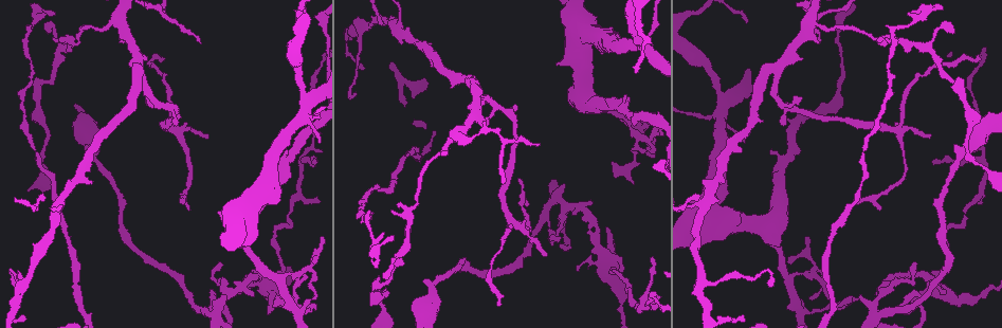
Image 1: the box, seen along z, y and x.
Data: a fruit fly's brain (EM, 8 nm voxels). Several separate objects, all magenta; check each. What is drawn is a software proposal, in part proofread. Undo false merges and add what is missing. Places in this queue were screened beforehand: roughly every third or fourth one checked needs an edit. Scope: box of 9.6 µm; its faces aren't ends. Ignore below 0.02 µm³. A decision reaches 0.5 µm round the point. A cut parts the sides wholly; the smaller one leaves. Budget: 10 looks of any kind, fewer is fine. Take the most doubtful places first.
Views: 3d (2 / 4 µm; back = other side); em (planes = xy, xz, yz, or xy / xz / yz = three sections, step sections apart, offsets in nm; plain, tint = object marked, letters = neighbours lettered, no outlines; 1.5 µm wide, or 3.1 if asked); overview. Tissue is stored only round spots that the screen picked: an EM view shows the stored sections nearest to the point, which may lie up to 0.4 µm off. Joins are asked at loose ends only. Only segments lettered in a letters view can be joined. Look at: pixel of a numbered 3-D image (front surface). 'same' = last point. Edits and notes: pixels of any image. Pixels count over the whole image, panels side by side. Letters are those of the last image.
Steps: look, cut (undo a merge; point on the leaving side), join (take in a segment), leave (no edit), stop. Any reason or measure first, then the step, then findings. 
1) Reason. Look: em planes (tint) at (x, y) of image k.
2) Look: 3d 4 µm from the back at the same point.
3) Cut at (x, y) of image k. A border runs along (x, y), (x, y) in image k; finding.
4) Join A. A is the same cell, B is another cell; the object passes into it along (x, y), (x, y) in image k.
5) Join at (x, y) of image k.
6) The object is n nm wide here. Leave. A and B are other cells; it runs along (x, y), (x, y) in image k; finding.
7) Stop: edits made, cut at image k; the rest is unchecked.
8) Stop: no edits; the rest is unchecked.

Free end. Look: 3d 4 µm at (744, 319) of image 1.

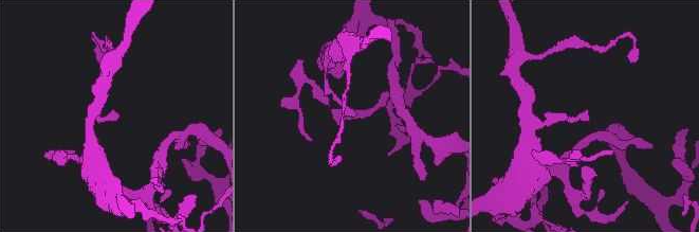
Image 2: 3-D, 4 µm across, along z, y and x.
Shape alone is not enough. Look: em planes (letters) at (354, 114) of image 2.

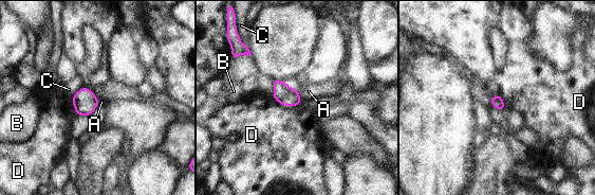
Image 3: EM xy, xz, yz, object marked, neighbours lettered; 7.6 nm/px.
The object is 90 nm wide here. Leave. A, B, C and D are other cells; a border runs along (500, 94), (503, 100) in image 3; no lettered segment goes on from it.

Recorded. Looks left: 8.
Free end. Look: 3d 4 µm from the back at (979, 56) of image 1.

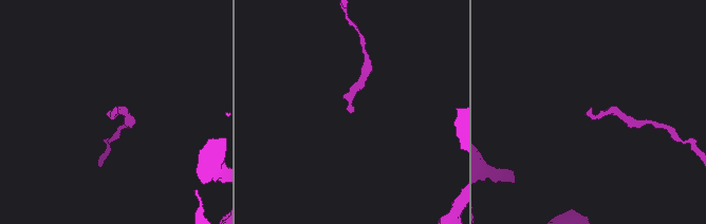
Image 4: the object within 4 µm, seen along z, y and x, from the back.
Now the EM. Look: em planes (letters) at (587, 111) of image 4.

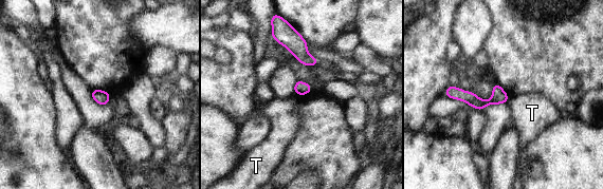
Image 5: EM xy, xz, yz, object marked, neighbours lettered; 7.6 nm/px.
Leave. T is another cell; a border runs along (510, 98), (507, 101) in image 5; none of them fits.

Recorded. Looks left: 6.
Calibre changes. Look: em planes (tint) at (384, 314) of image 1.

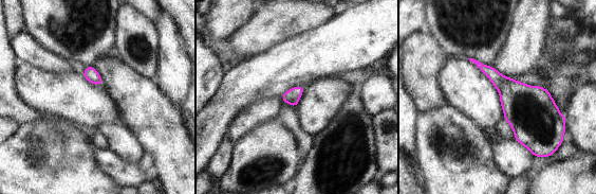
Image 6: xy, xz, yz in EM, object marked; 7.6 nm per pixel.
See the neighbours. Look: em planes (letters) at the same point.

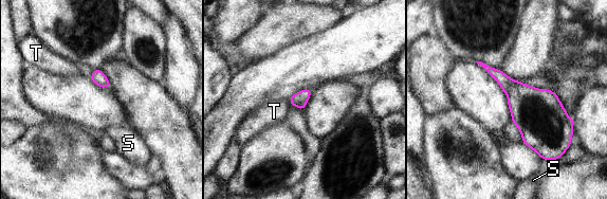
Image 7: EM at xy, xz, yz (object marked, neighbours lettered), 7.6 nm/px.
The longest contact is with T, 40 nm. Leave. S and T are other cells; a border runs along (287, 101), (289, 104) in image 7; continuous, no second neuron.

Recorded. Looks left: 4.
Tapers out. Look: 3d 2 µm at (954, 30) of image 1.

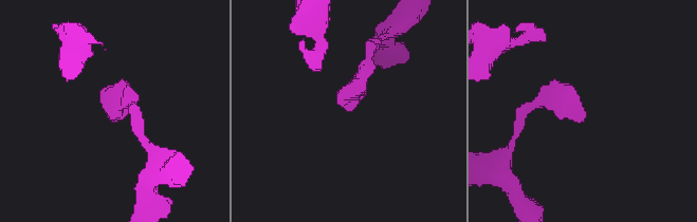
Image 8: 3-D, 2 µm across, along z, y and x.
Now the EM. Look: em planes (letters) at (351, 111) of image 8.

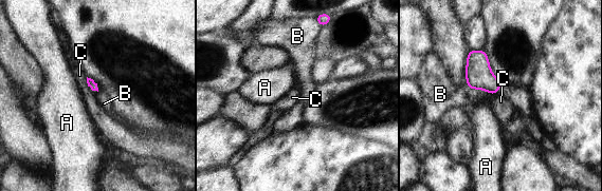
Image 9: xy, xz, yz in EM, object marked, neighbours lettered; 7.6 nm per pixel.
Leave. A, B and C are other cells; none of them fits.

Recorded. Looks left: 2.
Stop: no edits; the rest is unchecked.

